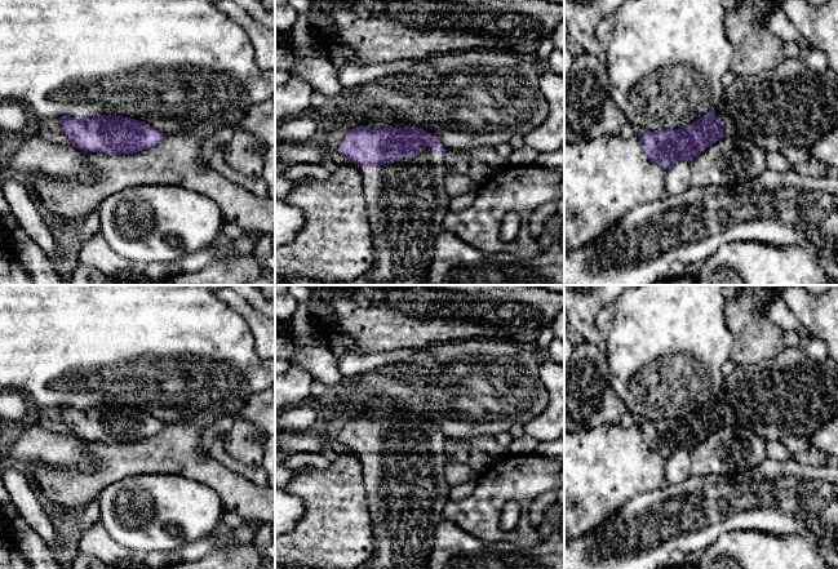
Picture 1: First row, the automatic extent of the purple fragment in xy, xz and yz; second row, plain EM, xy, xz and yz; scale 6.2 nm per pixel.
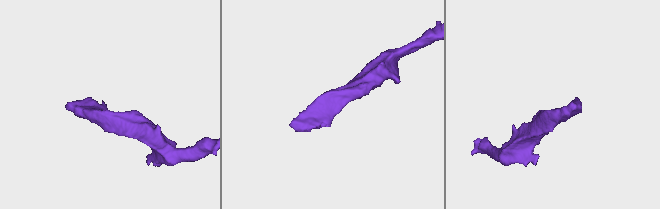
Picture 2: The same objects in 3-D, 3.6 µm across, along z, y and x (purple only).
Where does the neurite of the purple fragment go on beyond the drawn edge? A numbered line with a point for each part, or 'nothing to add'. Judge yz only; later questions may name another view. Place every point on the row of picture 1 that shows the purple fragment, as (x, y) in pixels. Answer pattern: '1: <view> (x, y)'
1: yz (790, 106)

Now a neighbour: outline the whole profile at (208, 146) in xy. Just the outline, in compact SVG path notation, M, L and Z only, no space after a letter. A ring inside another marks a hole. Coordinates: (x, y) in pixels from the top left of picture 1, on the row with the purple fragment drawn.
M227 124L226 126L222 126L212 138L203 141L200 151L200 161L203 166L210 166L210 156L214 152L216 146L227 141L234 130L235 129Z

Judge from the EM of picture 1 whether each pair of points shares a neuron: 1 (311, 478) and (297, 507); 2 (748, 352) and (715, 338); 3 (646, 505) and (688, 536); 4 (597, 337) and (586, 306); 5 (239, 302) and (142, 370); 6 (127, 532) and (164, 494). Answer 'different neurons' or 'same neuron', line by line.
1: different neurons
2: different neurons
3: same neuron
4: same neuron
5: different neurons
6: same neuron

